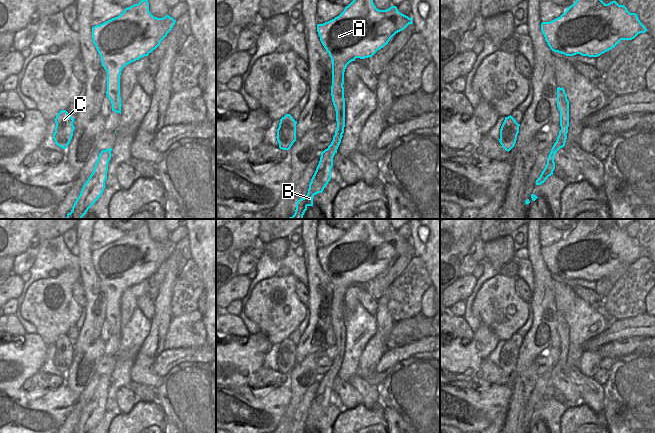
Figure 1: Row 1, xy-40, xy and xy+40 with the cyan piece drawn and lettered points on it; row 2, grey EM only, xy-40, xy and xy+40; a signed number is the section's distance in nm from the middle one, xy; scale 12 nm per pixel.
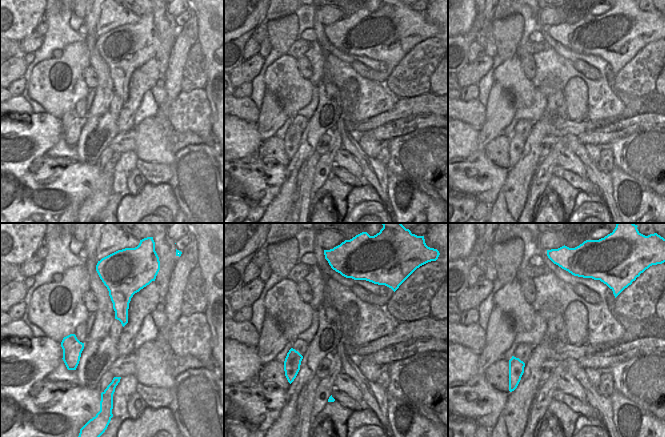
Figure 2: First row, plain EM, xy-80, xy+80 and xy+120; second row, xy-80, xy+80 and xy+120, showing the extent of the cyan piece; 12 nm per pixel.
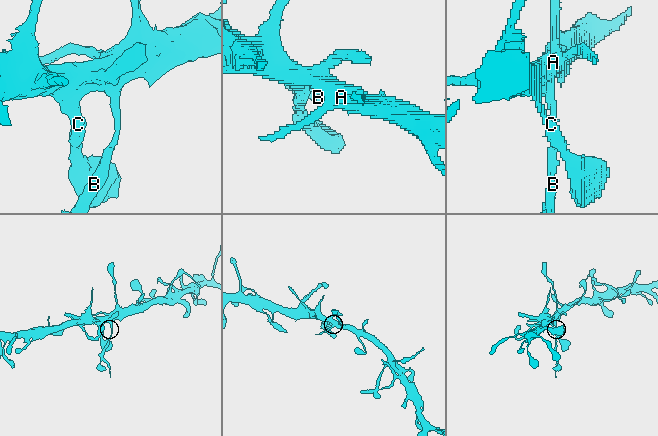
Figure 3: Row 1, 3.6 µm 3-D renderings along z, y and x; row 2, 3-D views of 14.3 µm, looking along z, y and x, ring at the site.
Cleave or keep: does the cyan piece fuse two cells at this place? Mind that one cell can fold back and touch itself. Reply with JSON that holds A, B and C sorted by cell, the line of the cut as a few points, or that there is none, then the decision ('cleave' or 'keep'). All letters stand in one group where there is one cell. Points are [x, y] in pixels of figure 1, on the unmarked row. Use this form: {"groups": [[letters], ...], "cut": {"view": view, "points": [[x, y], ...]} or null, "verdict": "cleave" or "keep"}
{"groups": [["A", "C"], ["B"]], "cut": {"view": "xy", "points": [[337, 353], [341, 358]]}, "verdict": "cleave"}

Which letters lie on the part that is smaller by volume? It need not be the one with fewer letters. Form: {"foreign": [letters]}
{"foreign": ["B"]}

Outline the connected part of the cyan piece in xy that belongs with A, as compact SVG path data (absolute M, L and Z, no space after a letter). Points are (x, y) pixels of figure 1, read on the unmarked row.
M355 219L355 223L345 231L344 235L334 243L323 248L317 248L320 265L332 284L331 320L336 335L337 354L344 357L345 322L344 296L347 289L356 282L372 281L378 274L388 268L398 256L413 248L412 241L400 237L396 230L379 234L373 227L372 219Z

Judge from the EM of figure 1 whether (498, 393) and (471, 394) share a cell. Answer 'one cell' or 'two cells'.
one cell

